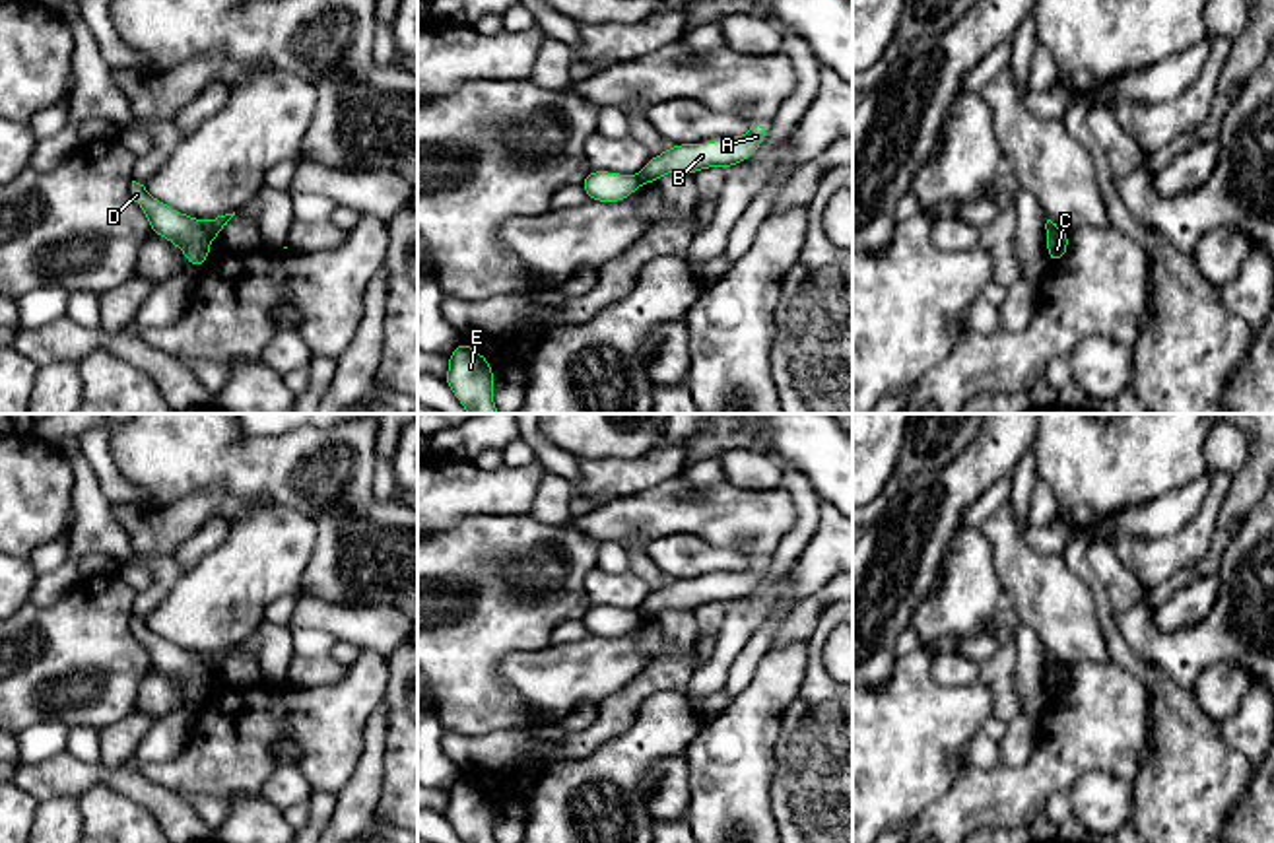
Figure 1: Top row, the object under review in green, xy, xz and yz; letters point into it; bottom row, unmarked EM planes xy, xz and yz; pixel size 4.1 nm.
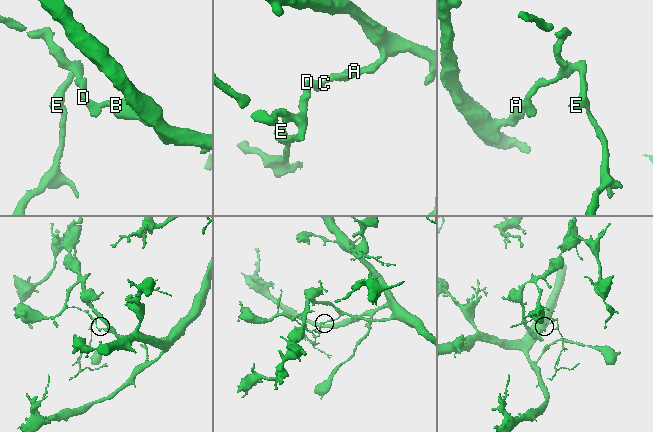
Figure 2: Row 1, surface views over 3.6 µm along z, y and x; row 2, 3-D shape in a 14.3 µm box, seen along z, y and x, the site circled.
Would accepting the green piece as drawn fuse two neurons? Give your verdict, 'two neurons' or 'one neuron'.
two neurons

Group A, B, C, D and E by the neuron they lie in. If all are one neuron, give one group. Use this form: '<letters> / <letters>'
A B / C D E

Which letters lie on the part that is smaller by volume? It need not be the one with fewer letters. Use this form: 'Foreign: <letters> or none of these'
Foreign: C, D, E

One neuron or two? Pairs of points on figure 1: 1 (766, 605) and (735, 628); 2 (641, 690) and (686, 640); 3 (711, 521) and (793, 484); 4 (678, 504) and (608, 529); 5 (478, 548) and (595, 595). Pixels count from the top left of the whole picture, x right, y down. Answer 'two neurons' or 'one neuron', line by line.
1: one neuron
2: one neuron
3: two neurons
4: one neuron
5: two neurons

